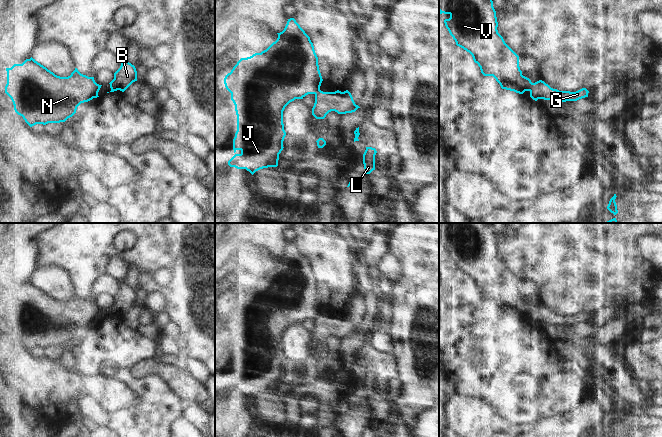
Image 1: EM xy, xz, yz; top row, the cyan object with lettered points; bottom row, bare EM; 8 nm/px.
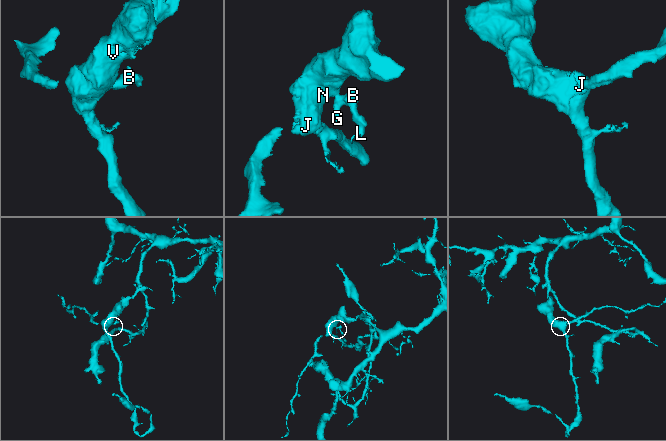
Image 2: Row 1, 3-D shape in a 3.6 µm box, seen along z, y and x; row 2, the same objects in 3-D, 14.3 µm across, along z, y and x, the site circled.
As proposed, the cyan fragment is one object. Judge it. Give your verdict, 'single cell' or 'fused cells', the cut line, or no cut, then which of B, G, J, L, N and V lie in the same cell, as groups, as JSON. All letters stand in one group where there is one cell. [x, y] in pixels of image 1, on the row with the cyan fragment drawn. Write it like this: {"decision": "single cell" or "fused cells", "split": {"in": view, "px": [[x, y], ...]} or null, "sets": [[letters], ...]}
{"decision": "fused cells", "split": {"in": "xy", "px": [[97, 84], [93, 97]]}, "sets": [["B", "G", "L"], ["J", "N", "V"]]}

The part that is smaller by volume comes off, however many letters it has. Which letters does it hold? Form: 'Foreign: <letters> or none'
Foreign: B, G, L

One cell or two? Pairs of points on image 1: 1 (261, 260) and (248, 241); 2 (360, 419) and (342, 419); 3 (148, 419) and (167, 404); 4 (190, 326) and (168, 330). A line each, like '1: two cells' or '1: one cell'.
1: two cells
2: one cell
3: one cell
4: two cells

